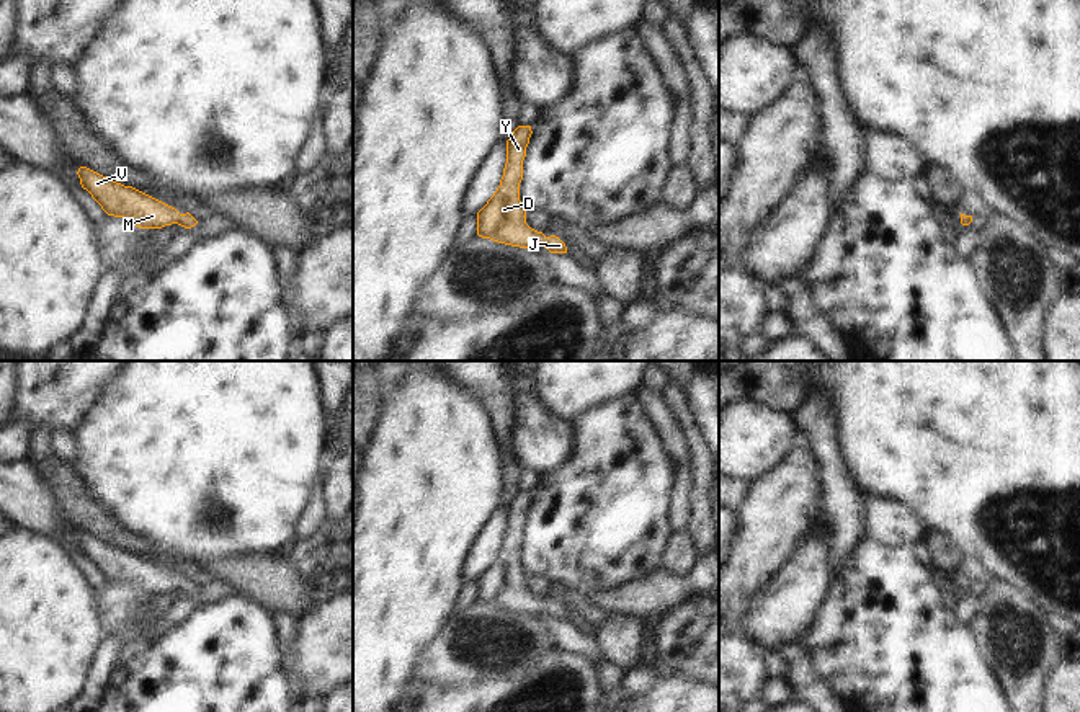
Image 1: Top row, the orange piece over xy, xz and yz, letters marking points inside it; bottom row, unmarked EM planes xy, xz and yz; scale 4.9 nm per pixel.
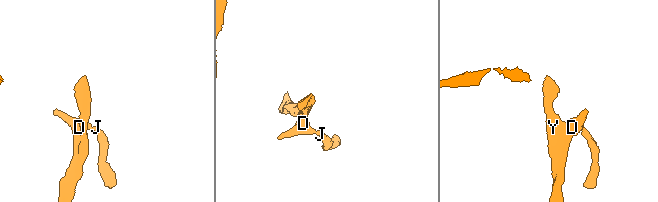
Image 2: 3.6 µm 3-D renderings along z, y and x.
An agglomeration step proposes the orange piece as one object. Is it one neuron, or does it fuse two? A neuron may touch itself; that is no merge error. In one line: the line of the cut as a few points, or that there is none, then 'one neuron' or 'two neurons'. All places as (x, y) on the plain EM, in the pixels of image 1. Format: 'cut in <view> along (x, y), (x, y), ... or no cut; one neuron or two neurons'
no cut; one neuron

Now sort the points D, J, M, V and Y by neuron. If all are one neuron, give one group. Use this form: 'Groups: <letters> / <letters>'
Groups: D J M V Y.

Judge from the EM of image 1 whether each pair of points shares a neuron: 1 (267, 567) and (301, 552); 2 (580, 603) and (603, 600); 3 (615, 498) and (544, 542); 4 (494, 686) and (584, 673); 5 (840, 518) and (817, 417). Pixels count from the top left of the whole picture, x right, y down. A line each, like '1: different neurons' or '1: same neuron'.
1: different neurons
2: different neurons
3: same neuron
4: same neuron
5: same neuron

